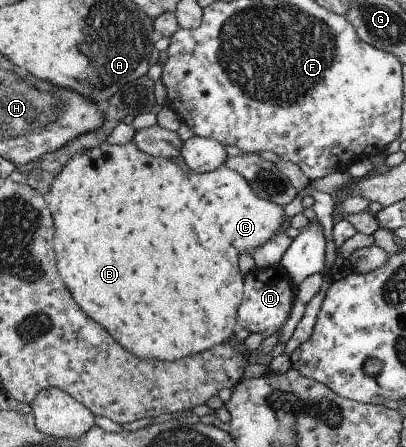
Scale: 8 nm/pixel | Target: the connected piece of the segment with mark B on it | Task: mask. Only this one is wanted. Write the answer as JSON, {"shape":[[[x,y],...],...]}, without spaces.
{"shape":[[[104,141],[98,146],[68,158],[60,172],[50,180],[50,190],[46,192],[44,200],[53,220],[53,251],[59,278],[62,279],[82,312],[106,330],[112,336],[112,340],[120,344],[126,352],[146,360],[170,362],[222,344],[236,332],[238,304],[243,291],[243,277],[238,271],[236,250],[230,246],[230,242],[226,242],[220,232],[215,207],[211,206],[201,194],[194,192],[187,173],[170,159],[144,154],[134,146],[132,141],[120,145],[112,145]]]}

